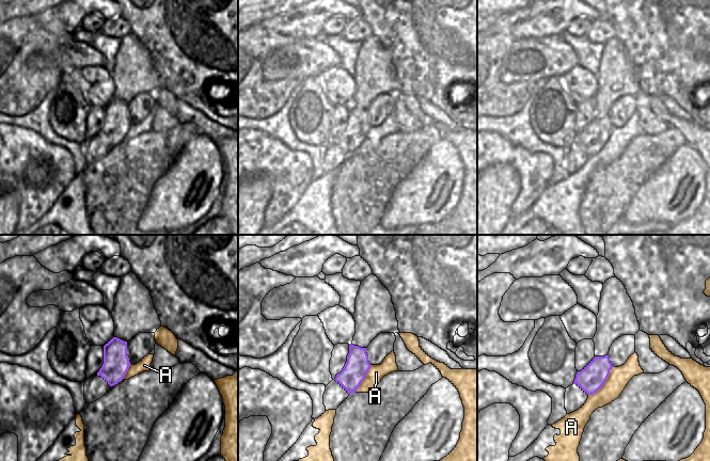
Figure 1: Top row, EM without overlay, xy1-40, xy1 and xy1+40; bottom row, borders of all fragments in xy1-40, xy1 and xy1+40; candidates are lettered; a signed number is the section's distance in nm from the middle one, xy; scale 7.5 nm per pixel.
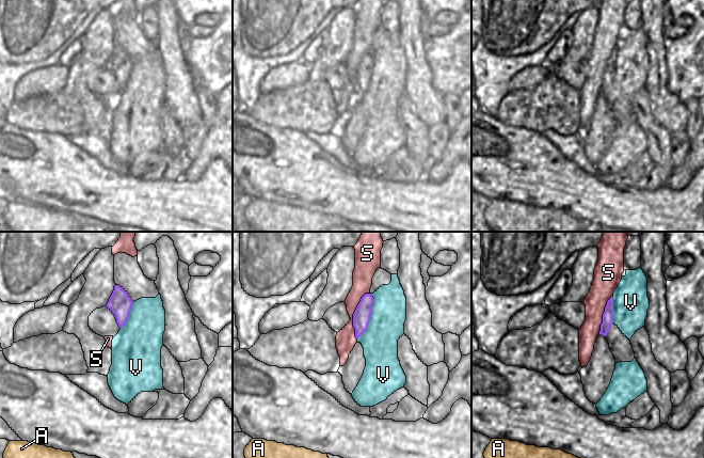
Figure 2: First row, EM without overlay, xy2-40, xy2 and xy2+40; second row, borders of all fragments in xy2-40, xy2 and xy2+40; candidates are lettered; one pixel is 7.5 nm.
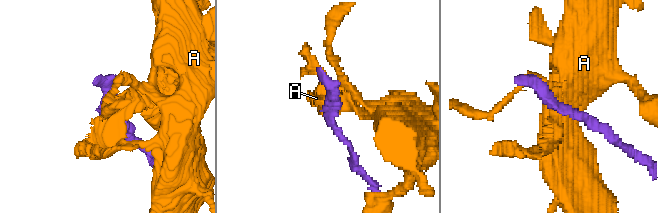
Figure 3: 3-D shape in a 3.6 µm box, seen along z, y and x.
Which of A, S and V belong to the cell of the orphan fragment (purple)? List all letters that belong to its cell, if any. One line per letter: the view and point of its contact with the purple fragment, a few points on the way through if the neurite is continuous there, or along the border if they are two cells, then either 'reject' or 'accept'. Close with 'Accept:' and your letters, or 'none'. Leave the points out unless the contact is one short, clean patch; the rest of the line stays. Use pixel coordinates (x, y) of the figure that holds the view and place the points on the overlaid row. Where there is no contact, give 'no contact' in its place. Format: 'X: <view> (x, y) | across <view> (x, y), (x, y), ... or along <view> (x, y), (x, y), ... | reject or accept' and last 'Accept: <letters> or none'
A: xy1+40 (604, 382) | reject
S: xy2 (353, 314) | along xy2 (369, 293), (362, 297), (353, 314), (354, 336), (356, 338) | reject
V: xy2 (370, 315) | along xy2 (372, 294), (373, 304), (370, 321), (368, 328), (357, 338) | reject
Accept: none

